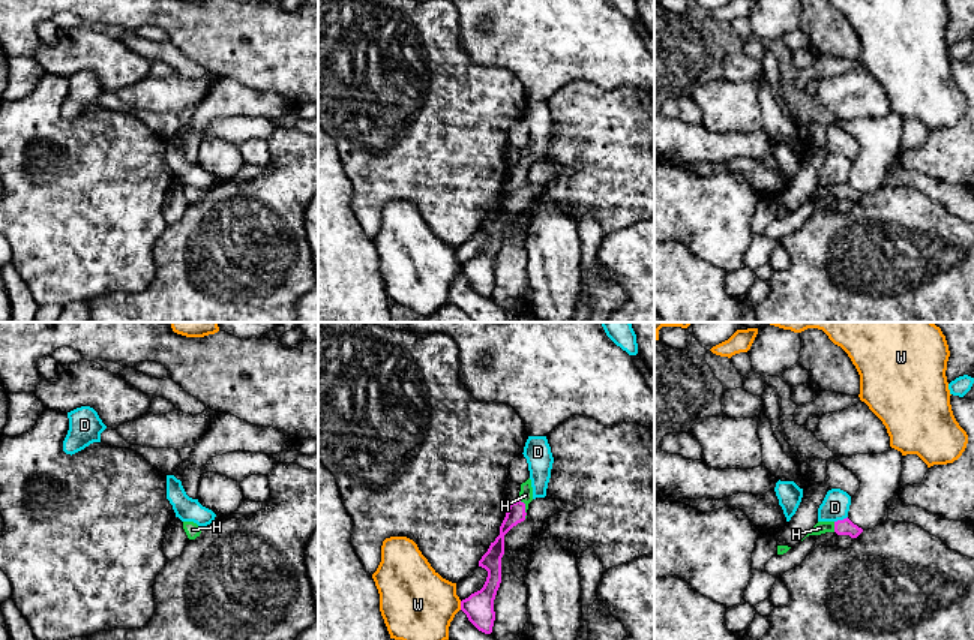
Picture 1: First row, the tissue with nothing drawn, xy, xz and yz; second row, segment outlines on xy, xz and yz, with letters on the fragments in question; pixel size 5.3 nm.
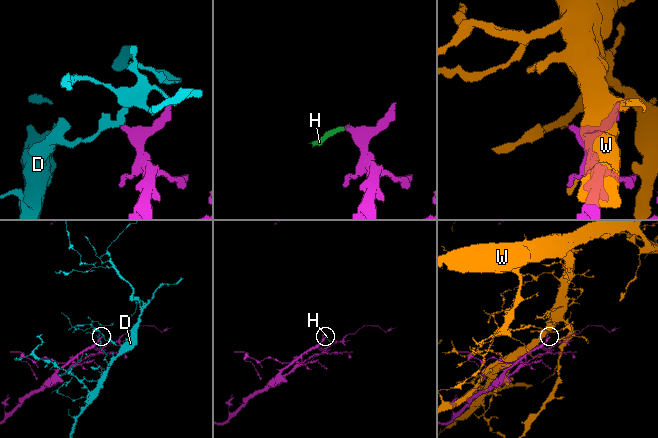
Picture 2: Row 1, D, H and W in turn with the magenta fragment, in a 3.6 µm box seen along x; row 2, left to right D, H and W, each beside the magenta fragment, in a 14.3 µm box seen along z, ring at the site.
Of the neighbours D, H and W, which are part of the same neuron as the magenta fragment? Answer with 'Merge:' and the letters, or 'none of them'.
Merge: H

